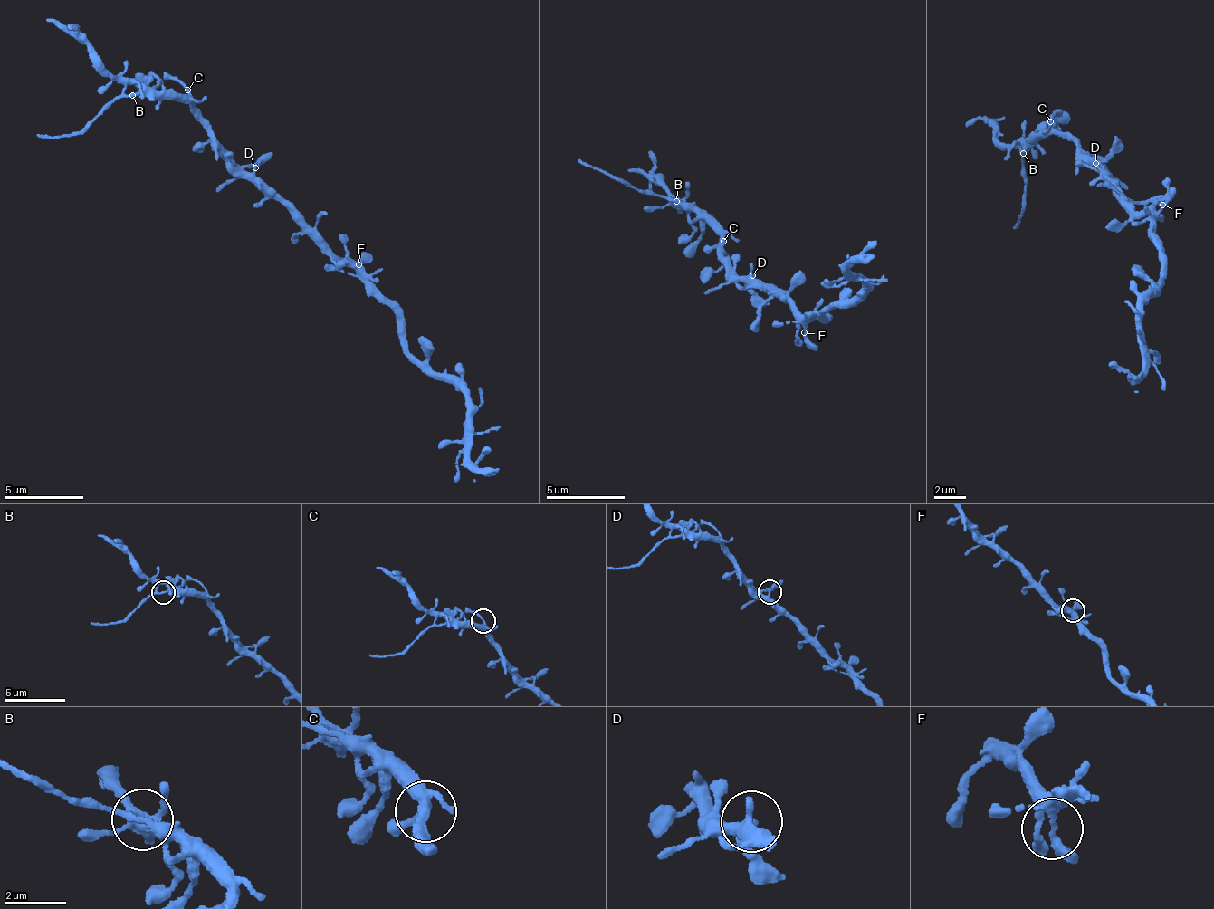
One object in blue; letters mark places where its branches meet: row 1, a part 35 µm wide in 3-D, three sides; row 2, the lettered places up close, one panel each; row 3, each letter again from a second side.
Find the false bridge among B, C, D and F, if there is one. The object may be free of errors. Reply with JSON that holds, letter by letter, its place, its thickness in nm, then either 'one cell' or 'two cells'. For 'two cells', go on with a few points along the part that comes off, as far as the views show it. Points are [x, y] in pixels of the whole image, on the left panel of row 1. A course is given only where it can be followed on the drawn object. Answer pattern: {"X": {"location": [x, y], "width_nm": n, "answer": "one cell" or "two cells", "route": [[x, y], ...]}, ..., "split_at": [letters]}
{"B": {"location": [132, 95], "width_nm": 240, "answer": "two cells", "route": [[133, 95], [113, 100], [98, 116], [74, 132], [36, 134]]}, "C": {"location": [187, 90], "width_nm": 200, "answer": "one cell"}, "D": {"location": [255, 167], "width_nm": 280, "answer": "one cell"}, "F": {"location": [358, 264], "width_nm": 240, "answer": "one cell"}, "split_at": ["B"]}

